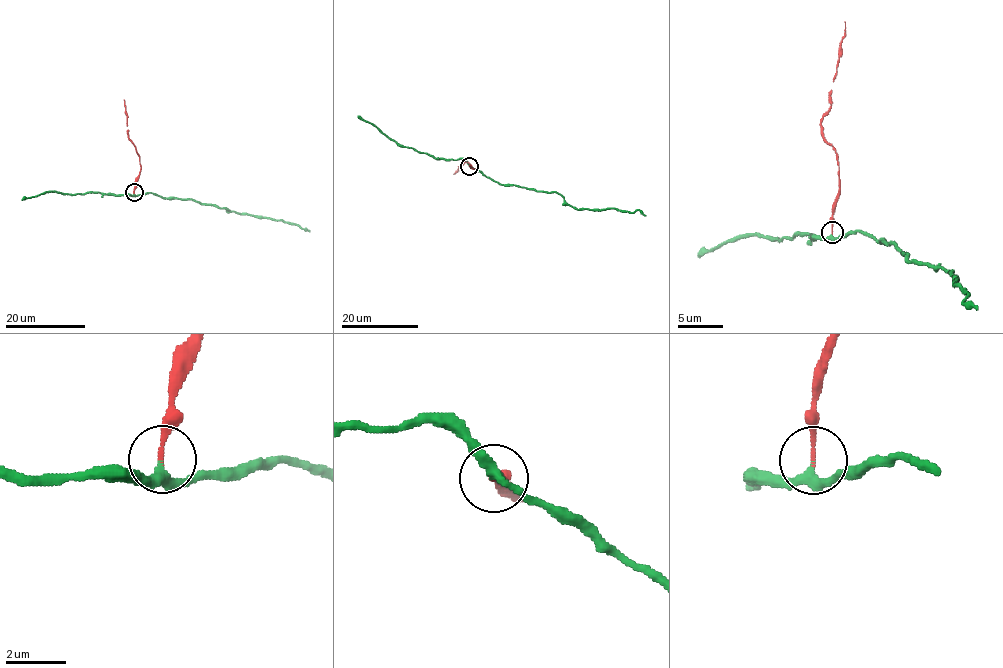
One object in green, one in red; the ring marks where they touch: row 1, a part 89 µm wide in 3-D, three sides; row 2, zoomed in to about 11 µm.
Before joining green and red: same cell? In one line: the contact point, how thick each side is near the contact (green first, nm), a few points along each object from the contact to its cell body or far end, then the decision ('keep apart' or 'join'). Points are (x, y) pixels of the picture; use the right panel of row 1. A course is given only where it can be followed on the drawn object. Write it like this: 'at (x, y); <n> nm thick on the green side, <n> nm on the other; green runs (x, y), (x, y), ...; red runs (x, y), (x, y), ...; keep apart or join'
at (832, 232); 280 nm thick on the green side, 160 nm on the other; green runs (832, 232), (835, 237), (860, 231), (889, 241), (910, 260), (951, 273), (967, 293), (963, 301), (978, 310); red runs (832, 232), (838, 153), (824, 138), (821, 126), (829, 106), (844, 21); join

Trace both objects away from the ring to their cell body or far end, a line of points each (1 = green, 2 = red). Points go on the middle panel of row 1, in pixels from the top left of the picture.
1: (469, 166), (502, 184), (558, 193), (578, 209), (638, 210), (645, 216)
2: (469, 166), (474, 168), (467, 162), (453, 173)

